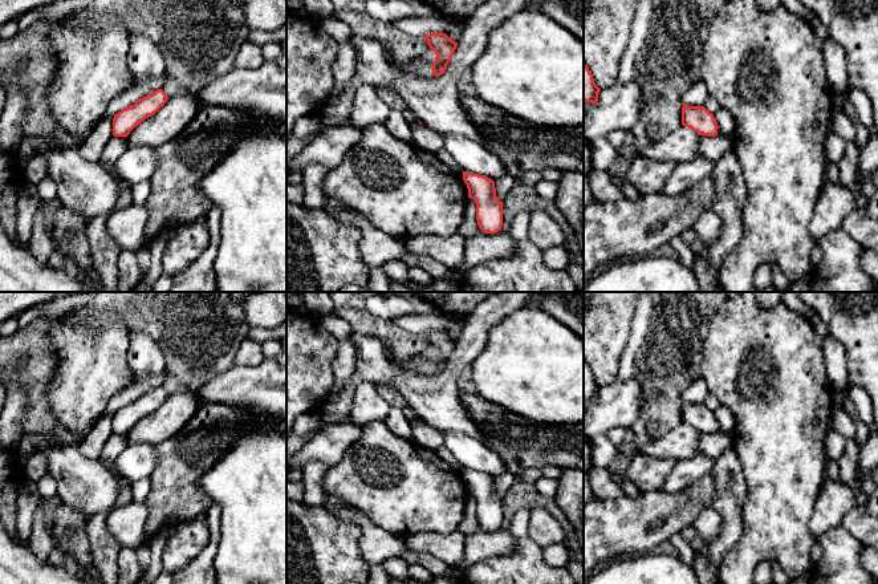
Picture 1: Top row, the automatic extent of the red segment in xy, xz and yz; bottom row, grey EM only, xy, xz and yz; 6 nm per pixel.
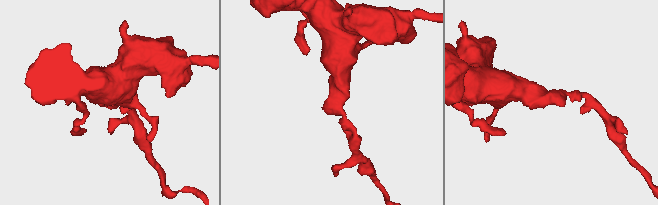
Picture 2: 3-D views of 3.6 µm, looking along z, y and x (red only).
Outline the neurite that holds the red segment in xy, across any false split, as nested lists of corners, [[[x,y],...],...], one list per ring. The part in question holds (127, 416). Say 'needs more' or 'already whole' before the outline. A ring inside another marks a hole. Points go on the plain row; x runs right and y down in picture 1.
already whole; [[[158,386],[137,397],[134,402],[122,406],[119,410],[114,411],[113,433],[126,435],[135,423],[155,411],[167,397],[166,390]]]

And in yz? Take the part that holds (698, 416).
already whole; [[[683,400],[682,422],[692,426],[700,433],[718,433],[718,419],[714,411],[704,403],[688,403]]]

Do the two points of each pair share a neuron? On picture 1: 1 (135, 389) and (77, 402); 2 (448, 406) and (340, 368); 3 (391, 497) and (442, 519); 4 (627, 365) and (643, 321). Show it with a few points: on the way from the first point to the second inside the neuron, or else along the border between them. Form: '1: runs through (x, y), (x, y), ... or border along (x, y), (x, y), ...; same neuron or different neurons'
1: border along (130, 385), (120, 390), (101, 413); different neurons
2: border along (352, 341), (356, 349), (356, 369), (333, 394); different neurons
3: runs through (403, 497), (419, 497), (430, 507); same neuron
4: runs through (627, 355), (638, 332); same neuron

